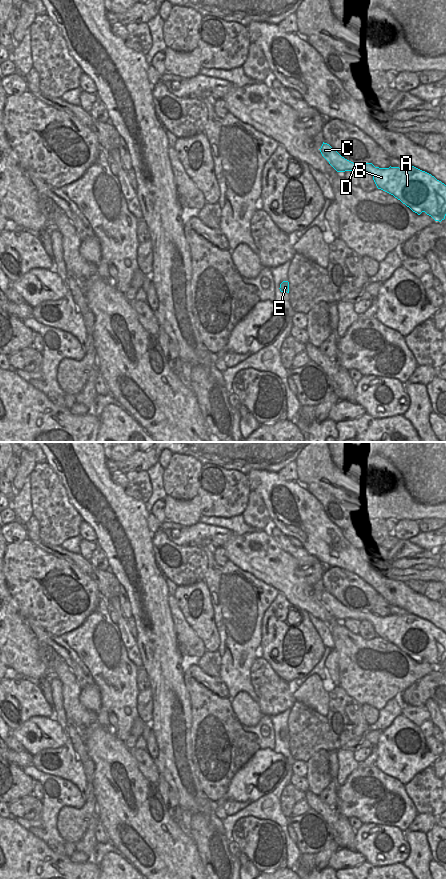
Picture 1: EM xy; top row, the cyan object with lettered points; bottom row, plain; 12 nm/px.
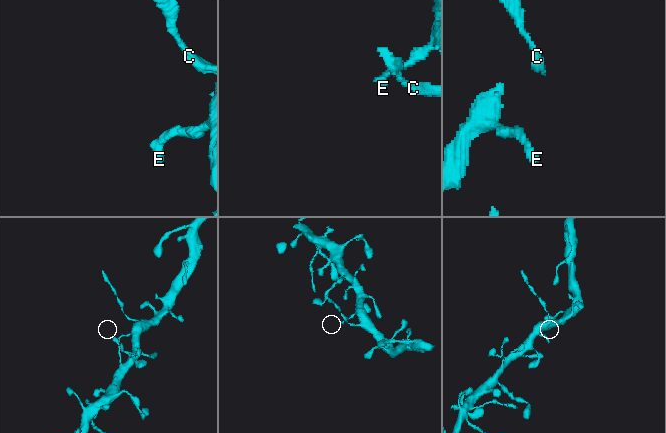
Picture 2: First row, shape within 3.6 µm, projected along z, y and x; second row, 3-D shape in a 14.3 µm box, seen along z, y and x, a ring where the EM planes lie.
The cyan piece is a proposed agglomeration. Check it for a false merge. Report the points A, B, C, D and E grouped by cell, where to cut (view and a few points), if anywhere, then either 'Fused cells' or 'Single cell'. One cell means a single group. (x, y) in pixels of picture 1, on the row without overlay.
Groups: A B E / C D. Split along xy (361, 611), (366, 615), (366, 619). Fused cells.

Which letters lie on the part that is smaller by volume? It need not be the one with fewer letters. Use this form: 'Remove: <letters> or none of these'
Remove: C, D

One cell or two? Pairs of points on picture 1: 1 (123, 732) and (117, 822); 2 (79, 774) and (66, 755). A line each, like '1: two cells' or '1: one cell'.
1: two cells
2: one cell

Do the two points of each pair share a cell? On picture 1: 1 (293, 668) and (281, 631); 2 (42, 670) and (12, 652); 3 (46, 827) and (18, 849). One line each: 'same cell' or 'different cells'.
1: same cell
2: same cell
3: different cells

